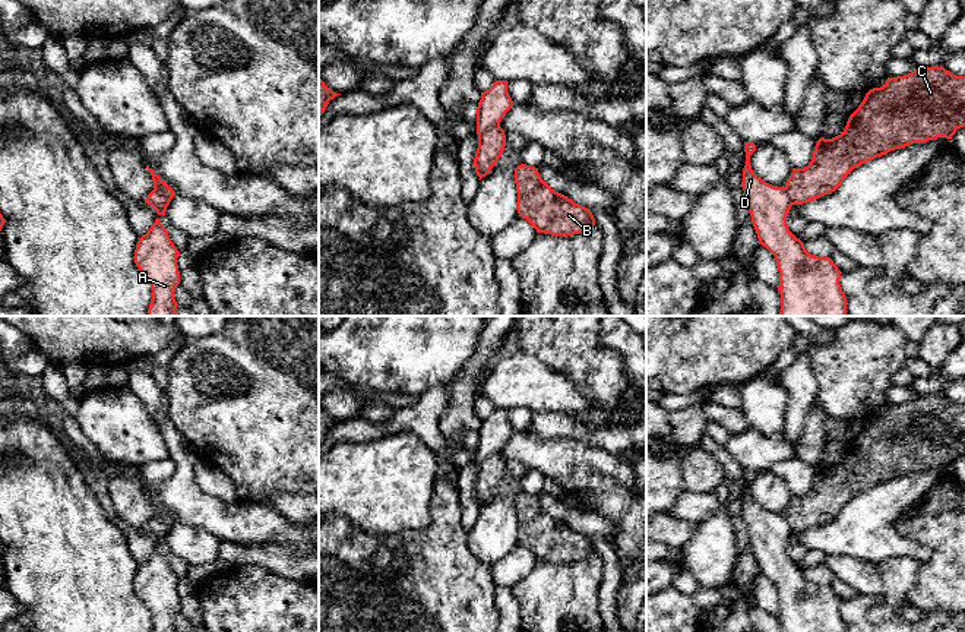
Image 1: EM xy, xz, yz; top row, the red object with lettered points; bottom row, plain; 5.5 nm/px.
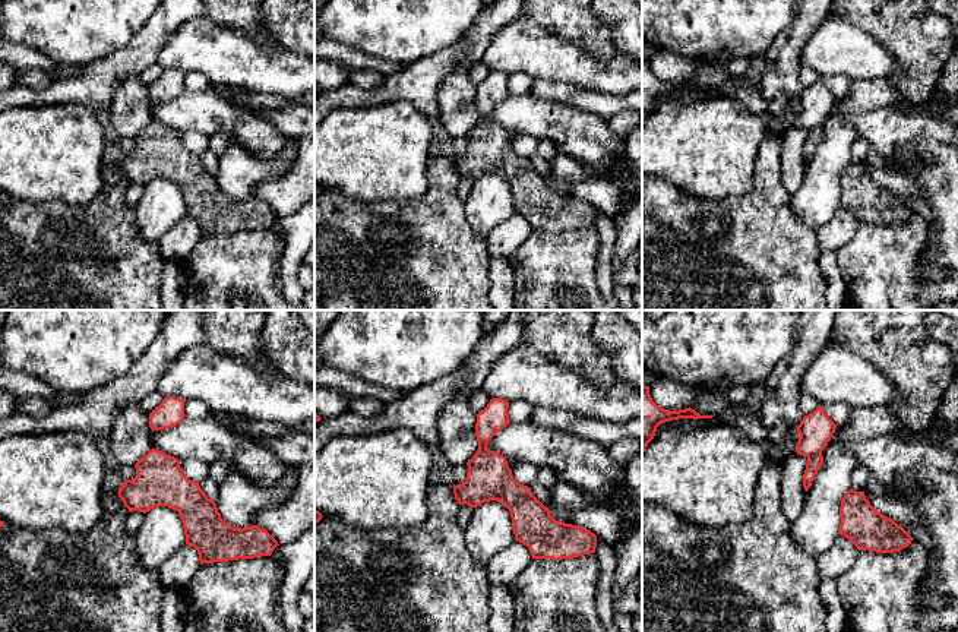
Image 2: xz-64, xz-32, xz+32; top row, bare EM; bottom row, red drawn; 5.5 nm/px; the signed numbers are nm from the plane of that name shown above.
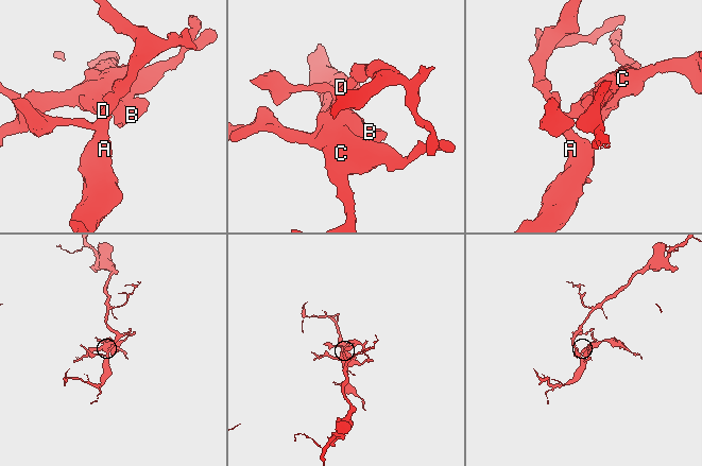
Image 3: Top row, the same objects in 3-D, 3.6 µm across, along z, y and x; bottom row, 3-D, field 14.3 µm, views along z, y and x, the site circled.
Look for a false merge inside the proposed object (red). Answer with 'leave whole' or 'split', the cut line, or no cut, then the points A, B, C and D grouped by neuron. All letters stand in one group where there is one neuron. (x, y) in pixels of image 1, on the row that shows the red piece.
split; cut in xz along (499, 126), (486, 129), (478, 135); A D / B C

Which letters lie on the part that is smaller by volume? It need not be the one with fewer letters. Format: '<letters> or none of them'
B, C

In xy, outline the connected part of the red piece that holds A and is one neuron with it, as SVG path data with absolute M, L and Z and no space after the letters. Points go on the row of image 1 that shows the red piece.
M156 218L136 244L135 263L151 282L152 300L146 316L177 316L174 290L180 284L177 257L180 252L167 228Z

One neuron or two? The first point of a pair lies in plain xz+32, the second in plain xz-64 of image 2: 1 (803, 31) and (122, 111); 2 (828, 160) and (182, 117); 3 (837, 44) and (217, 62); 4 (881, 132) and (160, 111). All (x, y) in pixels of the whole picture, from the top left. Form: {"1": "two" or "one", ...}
{"1": "one", "2": "two", "3": "one", "4": "one"}

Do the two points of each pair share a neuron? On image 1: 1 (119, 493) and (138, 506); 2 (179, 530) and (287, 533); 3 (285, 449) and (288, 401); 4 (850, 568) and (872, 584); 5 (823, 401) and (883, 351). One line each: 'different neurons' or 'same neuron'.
1: same neuron
2: different neurons
3: same neuron
4: same neuron
5: same neuron

